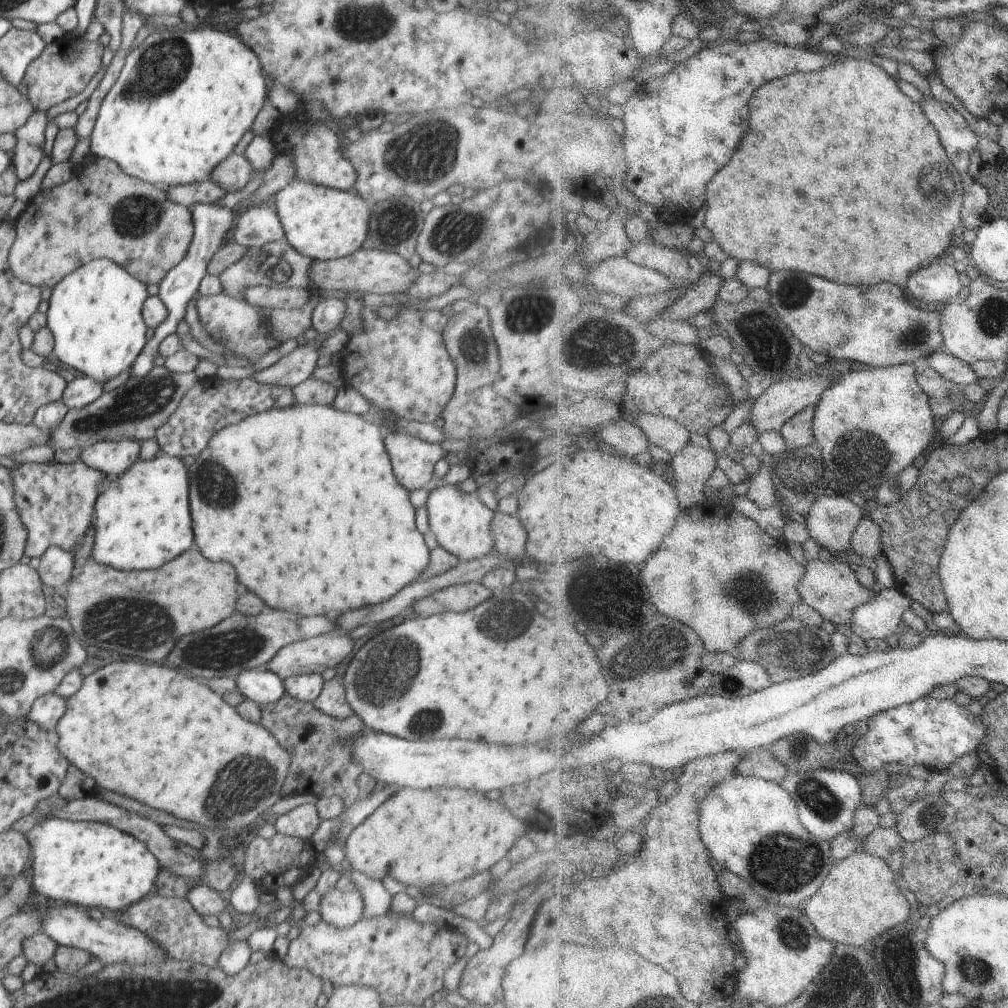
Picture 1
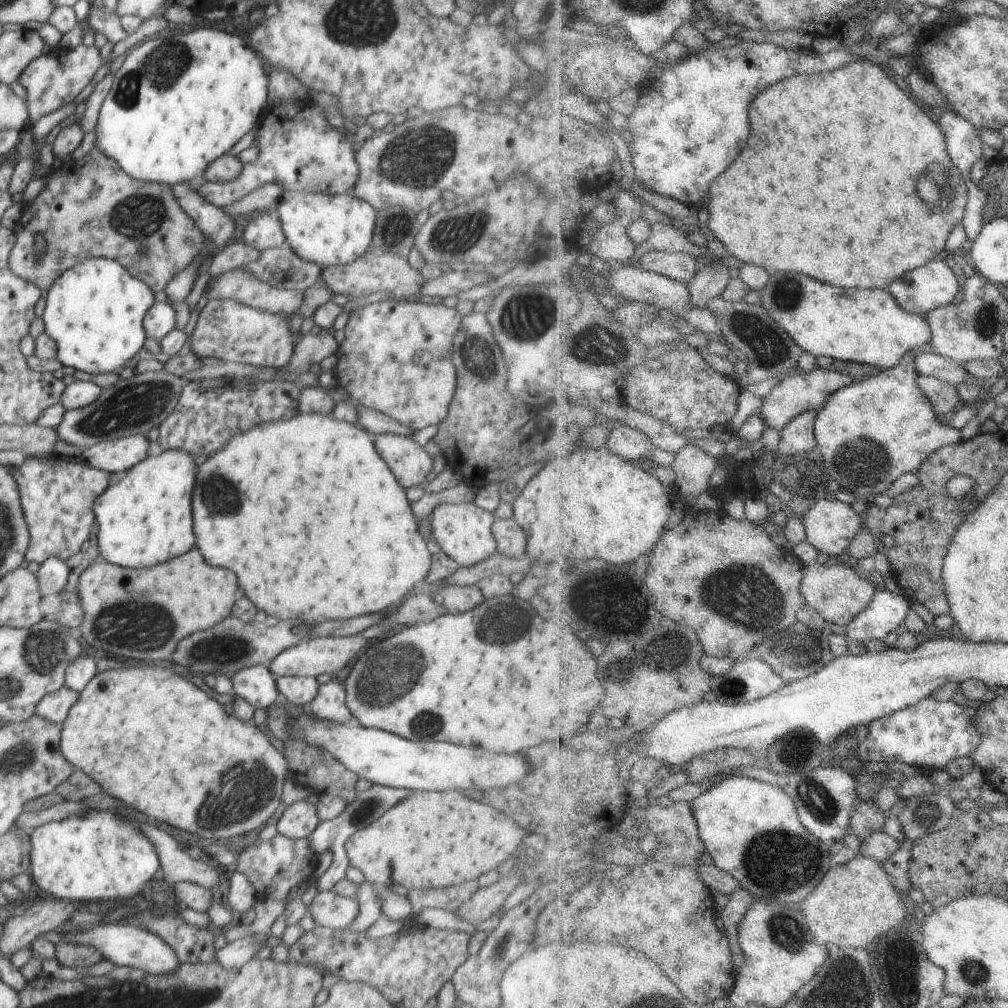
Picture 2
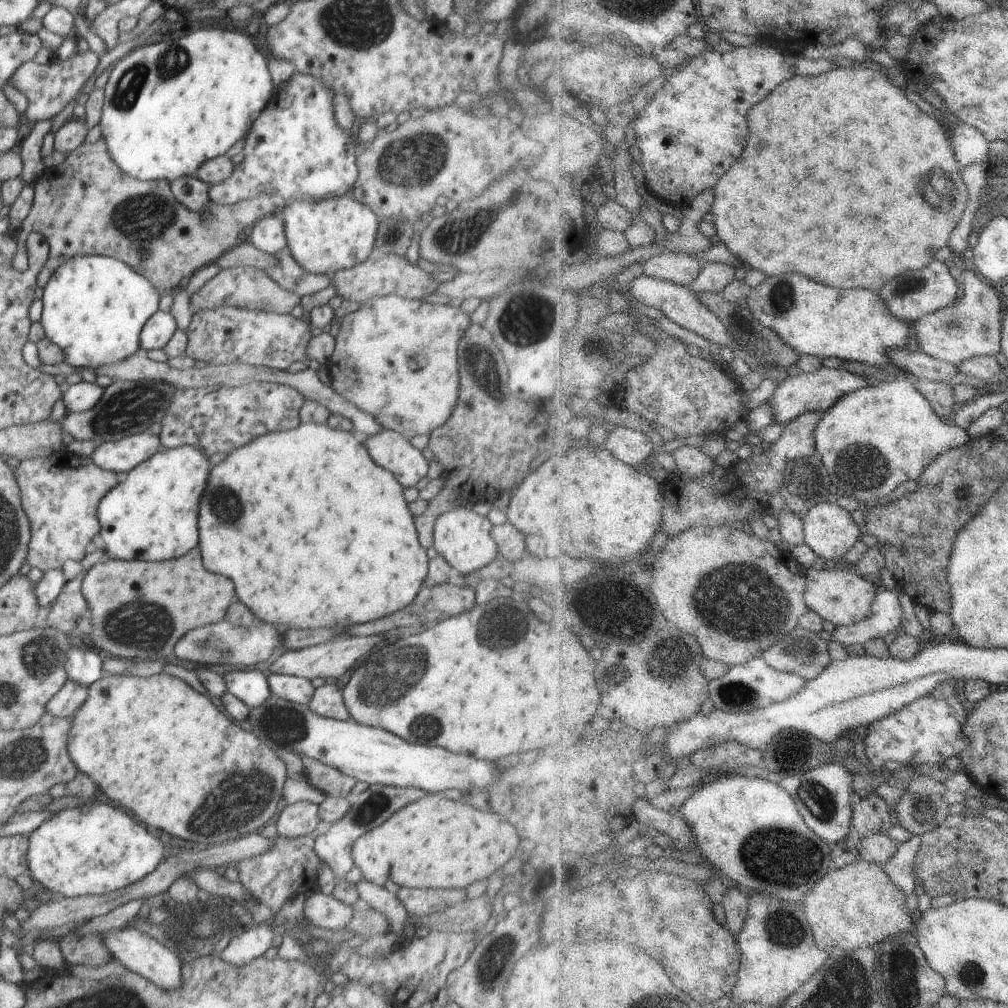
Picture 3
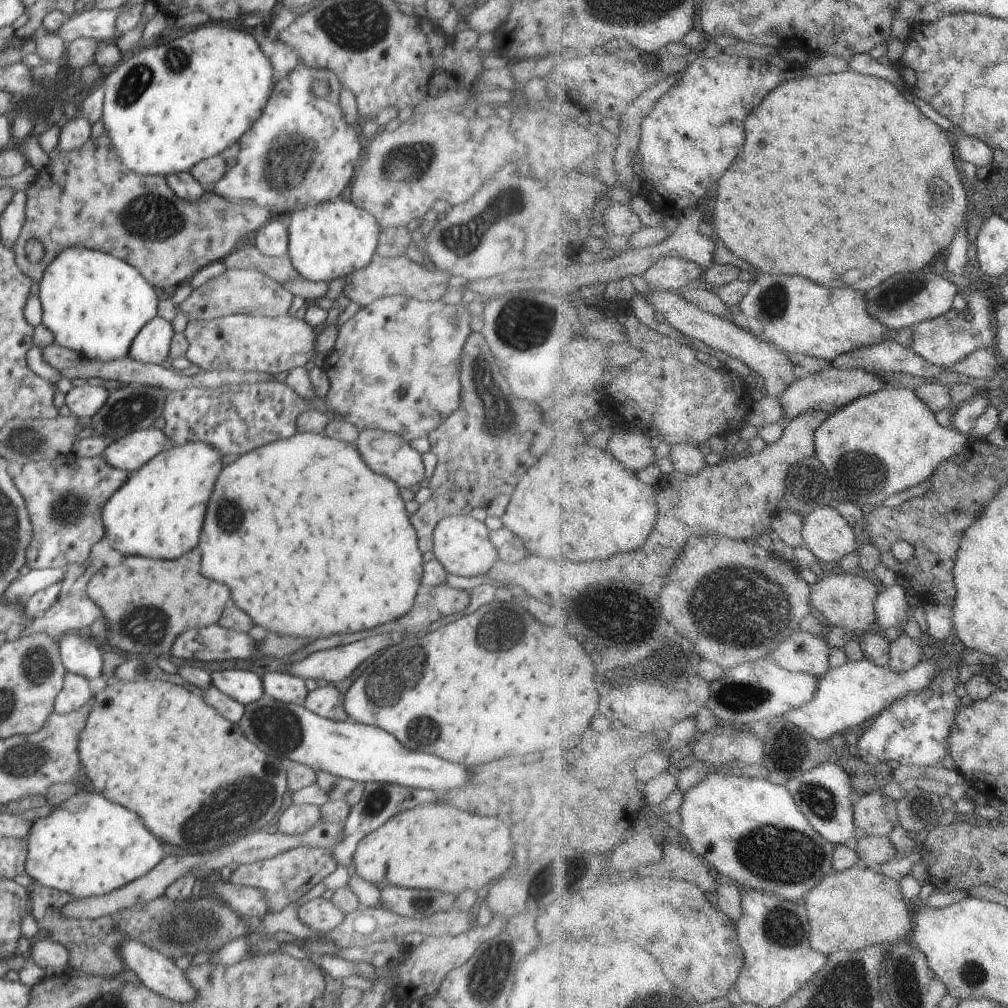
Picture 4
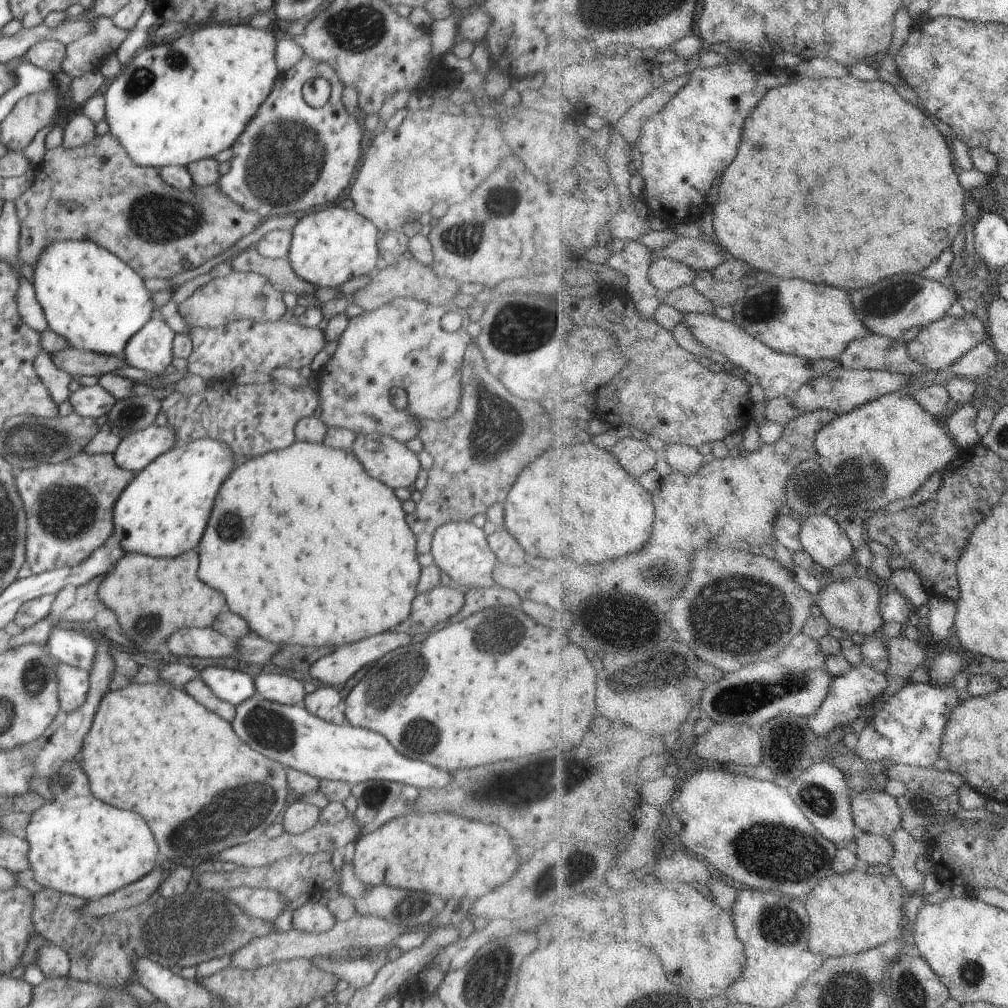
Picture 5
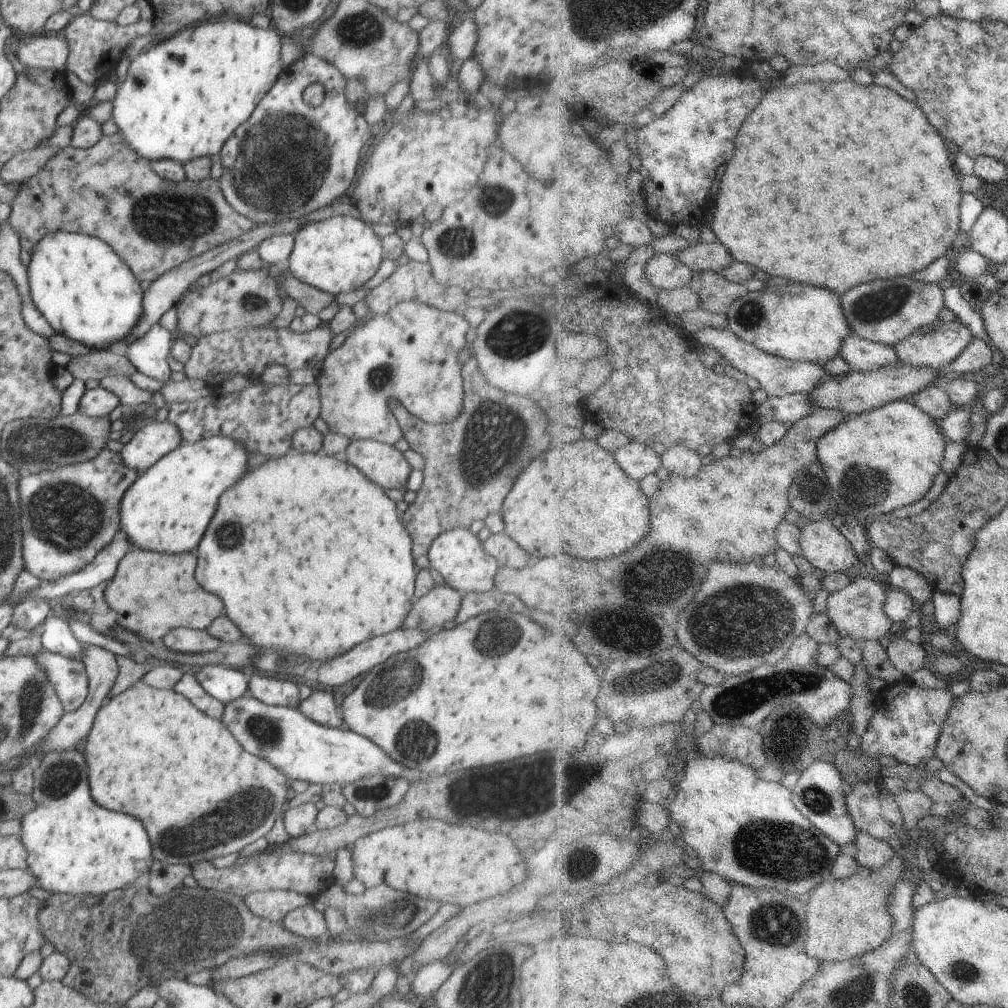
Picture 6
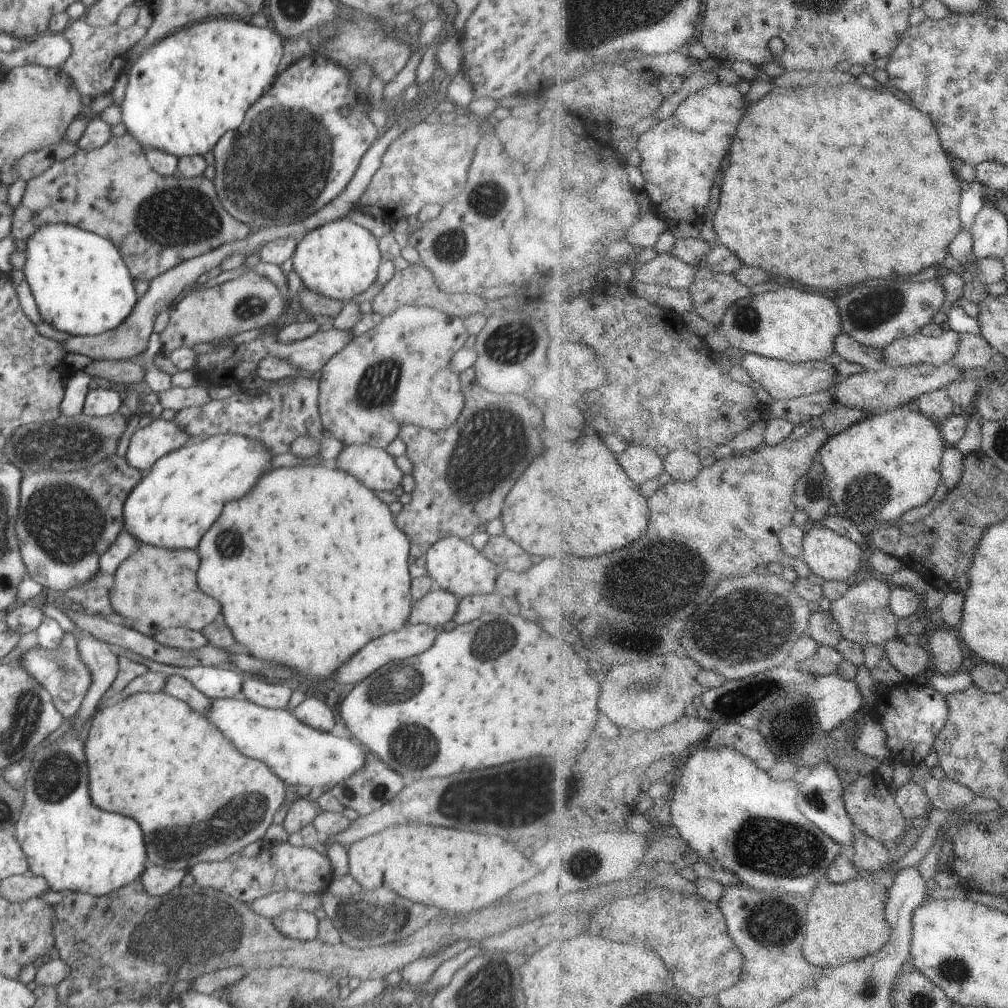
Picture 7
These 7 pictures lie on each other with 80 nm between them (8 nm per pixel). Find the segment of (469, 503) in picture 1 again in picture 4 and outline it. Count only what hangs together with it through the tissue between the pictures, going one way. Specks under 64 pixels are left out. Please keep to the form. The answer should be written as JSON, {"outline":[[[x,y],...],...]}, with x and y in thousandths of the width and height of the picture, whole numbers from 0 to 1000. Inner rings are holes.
{"outline":[[[446,511],[434,518],[430,526],[430,549],[441,566],[458,573],[482,571],[494,558],[492,545],[485,533],[485,524],[468,511]]]}

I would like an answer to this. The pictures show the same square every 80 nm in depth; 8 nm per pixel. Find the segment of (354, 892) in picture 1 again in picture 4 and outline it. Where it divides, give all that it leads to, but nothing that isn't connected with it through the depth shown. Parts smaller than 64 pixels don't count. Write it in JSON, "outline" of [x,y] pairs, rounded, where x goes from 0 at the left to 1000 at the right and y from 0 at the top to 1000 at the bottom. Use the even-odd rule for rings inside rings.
{"outline":[[[320,889],[301,896],[295,901],[295,906],[300,917],[313,926],[323,926],[333,921],[342,909],[335,900]]]}

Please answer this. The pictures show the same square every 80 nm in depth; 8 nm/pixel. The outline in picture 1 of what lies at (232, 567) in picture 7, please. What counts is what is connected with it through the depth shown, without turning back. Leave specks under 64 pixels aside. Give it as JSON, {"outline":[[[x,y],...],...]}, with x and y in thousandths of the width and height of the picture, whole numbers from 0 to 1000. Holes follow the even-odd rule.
{"outline":[[[295,398],[284,405],[268,405],[256,411],[240,415],[234,421],[228,421],[216,427],[206,442],[192,454],[192,459],[186,463],[188,509],[192,512],[192,536],[198,548],[212,558],[226,558],[234,563],[238,579],[242,579],[250,589],[262,595],[264,601],[278,605],[288,605],[298,611],[327,611],[332,614],[341,608],[379,599],[401,581],[418,574],[419,567],[427,561],[427,547],[421,537],[421,531],[413,522],[413,506],[407,498],[406,488],[393,476],[387,452],[381,442],[381,426],[362,413],[334,407],[321,401],[296,401]]]}

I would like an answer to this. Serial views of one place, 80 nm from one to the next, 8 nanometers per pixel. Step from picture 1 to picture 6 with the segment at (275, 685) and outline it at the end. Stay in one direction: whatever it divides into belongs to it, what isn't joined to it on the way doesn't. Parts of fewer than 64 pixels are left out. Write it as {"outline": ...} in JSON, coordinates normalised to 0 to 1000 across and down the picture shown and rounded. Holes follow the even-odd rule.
{"outline":[[[200,660],[192,668],[198,681],[214,694],[224,698],[246,688],[247,668],[220,660]]]}

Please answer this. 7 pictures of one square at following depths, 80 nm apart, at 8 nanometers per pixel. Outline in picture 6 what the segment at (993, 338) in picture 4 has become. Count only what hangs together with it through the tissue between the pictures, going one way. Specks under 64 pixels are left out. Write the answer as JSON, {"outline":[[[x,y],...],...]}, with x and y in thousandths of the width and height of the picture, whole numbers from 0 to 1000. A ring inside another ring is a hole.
{"outline":[[[951,317],[934,319],[929,328],[905,332],[888,342],[893,361],[912,364],[938,365],[952,355],[968,335],[965,327]]]}

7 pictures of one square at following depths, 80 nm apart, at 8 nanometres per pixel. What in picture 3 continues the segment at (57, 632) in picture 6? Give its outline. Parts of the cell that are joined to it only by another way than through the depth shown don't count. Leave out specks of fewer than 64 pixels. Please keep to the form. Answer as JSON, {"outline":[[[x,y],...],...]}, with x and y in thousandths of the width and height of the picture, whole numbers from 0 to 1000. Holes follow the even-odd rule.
{"outline":[[[71,640],[64,647],[67,649],[65,649],[63,663],[65,664],[67,674],[88,682],[91,678],[103,672],[101,647],[92,641],[77,642]]]}

